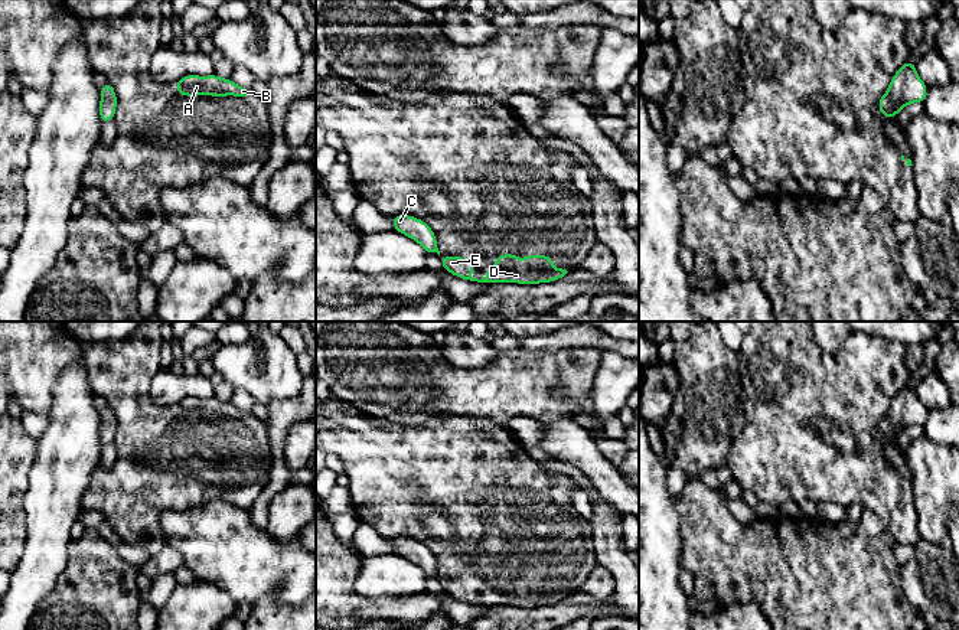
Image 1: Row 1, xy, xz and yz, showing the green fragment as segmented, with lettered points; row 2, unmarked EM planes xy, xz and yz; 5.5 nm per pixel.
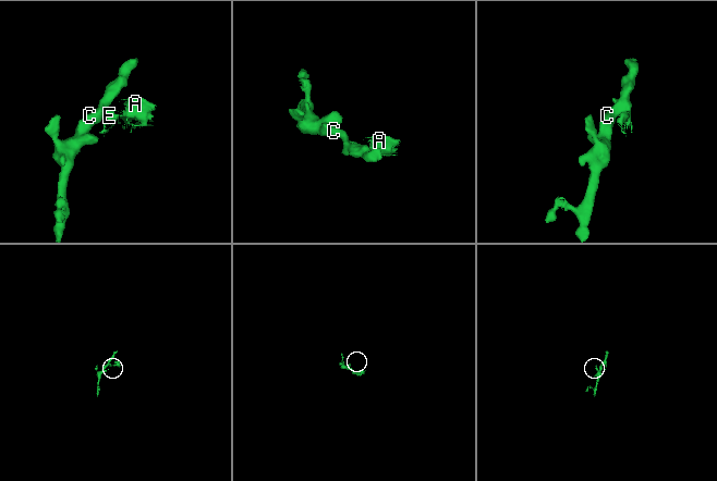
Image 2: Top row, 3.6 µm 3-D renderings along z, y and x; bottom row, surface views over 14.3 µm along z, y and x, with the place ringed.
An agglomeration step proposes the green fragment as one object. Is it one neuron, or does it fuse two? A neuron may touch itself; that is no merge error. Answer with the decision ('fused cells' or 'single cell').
fused cells

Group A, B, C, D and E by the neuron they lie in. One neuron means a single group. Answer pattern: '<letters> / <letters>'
A B D E / C

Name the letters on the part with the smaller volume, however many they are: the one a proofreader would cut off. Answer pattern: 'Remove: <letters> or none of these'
Remove: A, B, D, E

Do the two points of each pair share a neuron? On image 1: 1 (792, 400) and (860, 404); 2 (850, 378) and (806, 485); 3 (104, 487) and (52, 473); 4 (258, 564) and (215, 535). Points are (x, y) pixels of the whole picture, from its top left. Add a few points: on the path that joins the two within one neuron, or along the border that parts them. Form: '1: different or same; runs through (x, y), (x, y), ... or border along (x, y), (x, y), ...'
1: same; runs through (809, 400), (816, 397), (842, 398)
2: same; runs through (850, 404), (824, 431), (824, 437), (806, 459)
3: different; border along (98, 464), (85, 489), (82, 509)
4: same; runs through (248, 564), (225, 545)

